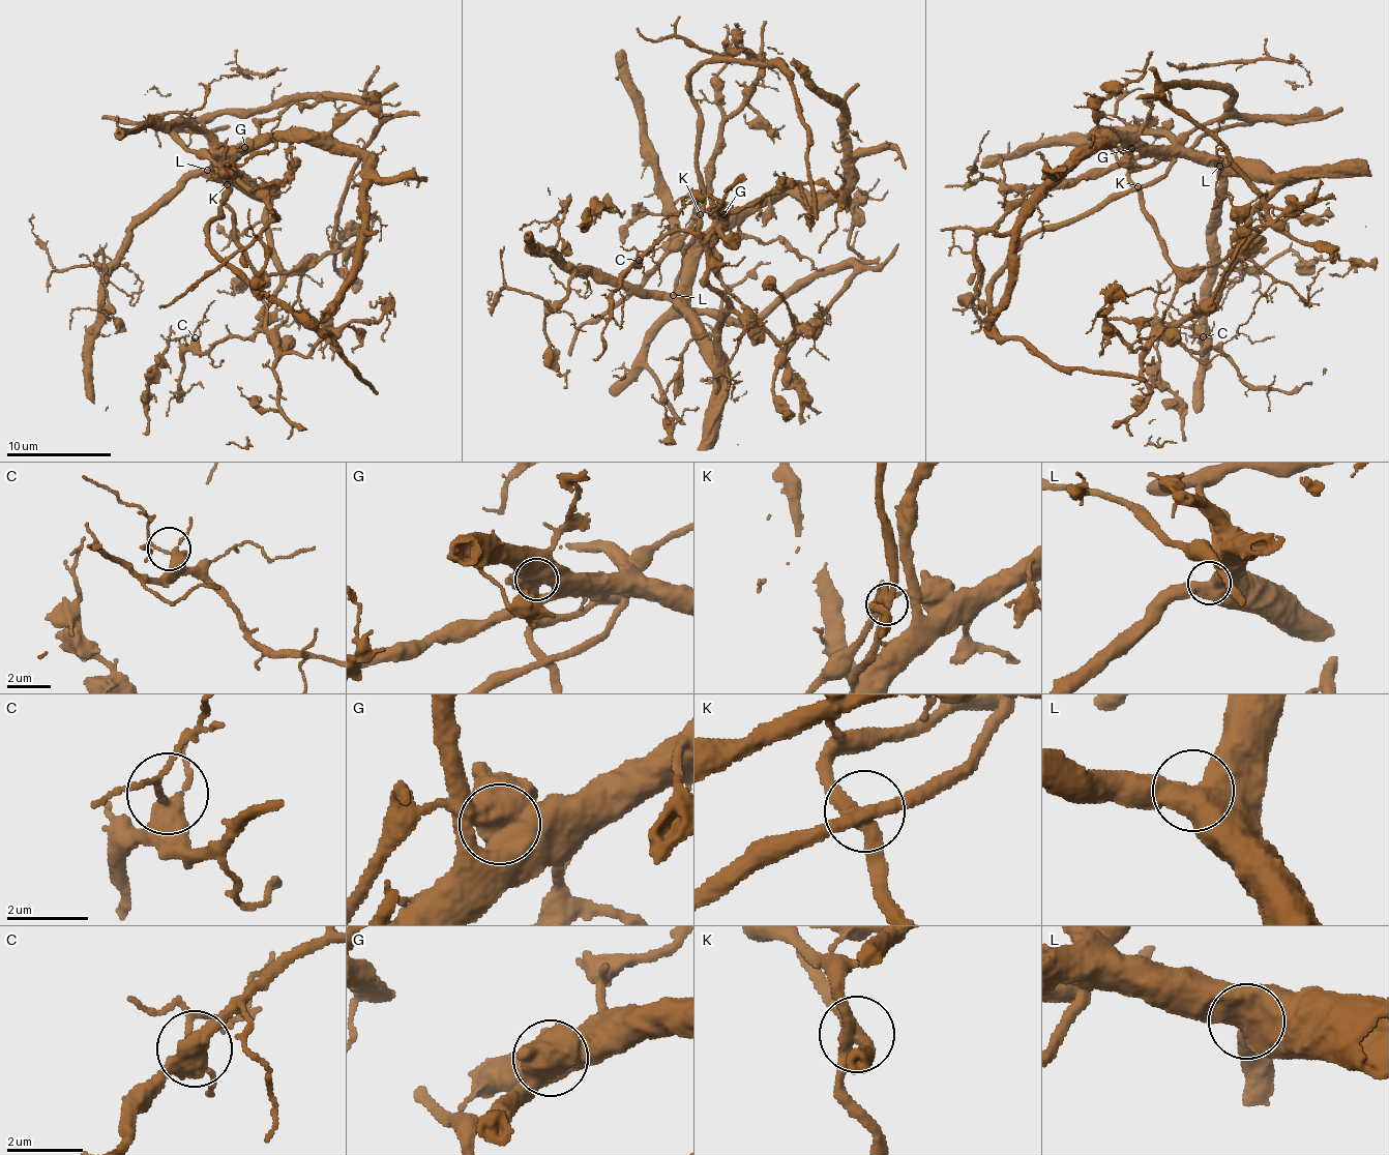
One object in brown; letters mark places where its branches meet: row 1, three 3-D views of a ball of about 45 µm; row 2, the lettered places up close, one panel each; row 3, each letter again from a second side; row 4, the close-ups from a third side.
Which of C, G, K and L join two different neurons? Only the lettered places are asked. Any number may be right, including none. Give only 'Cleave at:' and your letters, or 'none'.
Cleave at: G, K

